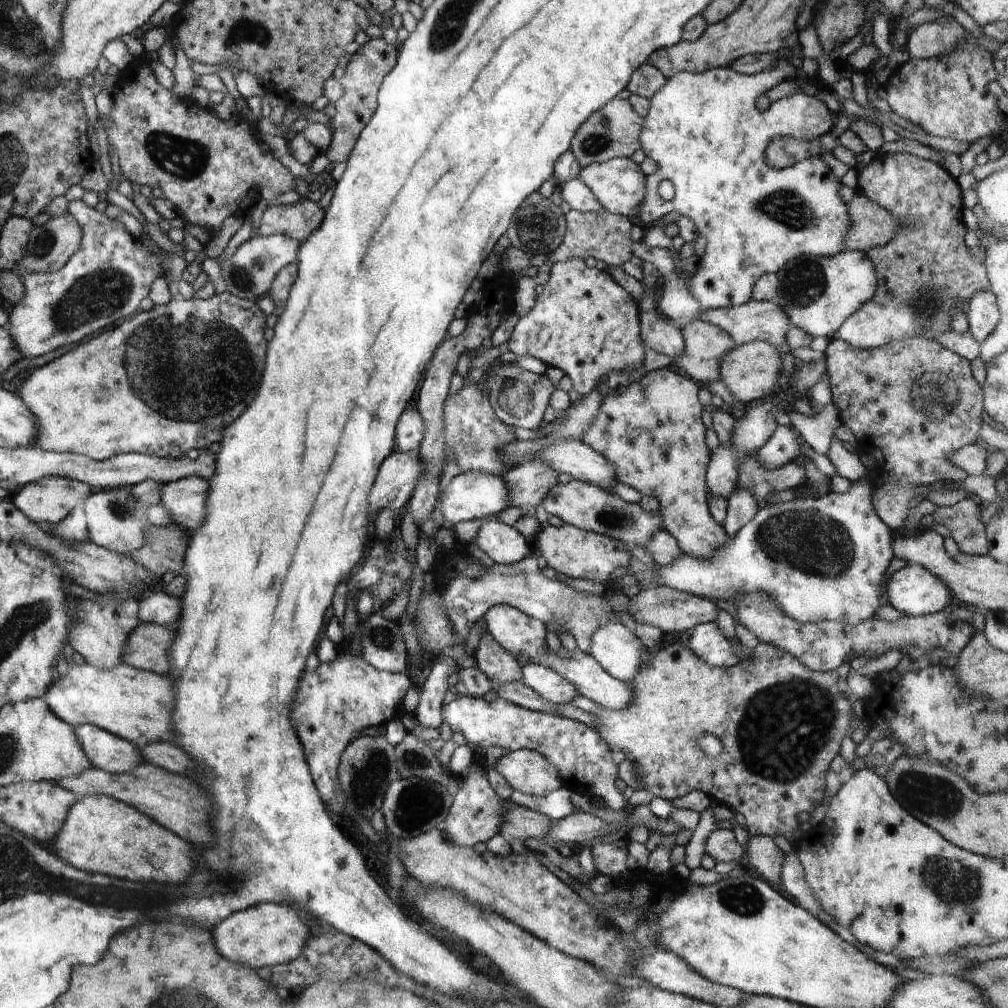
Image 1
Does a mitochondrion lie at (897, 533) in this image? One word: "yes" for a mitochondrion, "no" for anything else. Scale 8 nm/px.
no

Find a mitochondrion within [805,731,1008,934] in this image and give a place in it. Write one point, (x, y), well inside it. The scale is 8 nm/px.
(933, 796)

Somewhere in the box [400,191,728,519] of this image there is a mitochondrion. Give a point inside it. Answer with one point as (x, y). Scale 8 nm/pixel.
(536, 228)

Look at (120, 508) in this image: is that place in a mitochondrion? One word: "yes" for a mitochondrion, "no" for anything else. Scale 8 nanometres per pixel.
yes

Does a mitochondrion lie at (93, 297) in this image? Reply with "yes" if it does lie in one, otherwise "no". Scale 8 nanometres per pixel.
yes

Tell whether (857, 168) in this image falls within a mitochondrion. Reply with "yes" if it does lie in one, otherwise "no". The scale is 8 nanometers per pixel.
no

